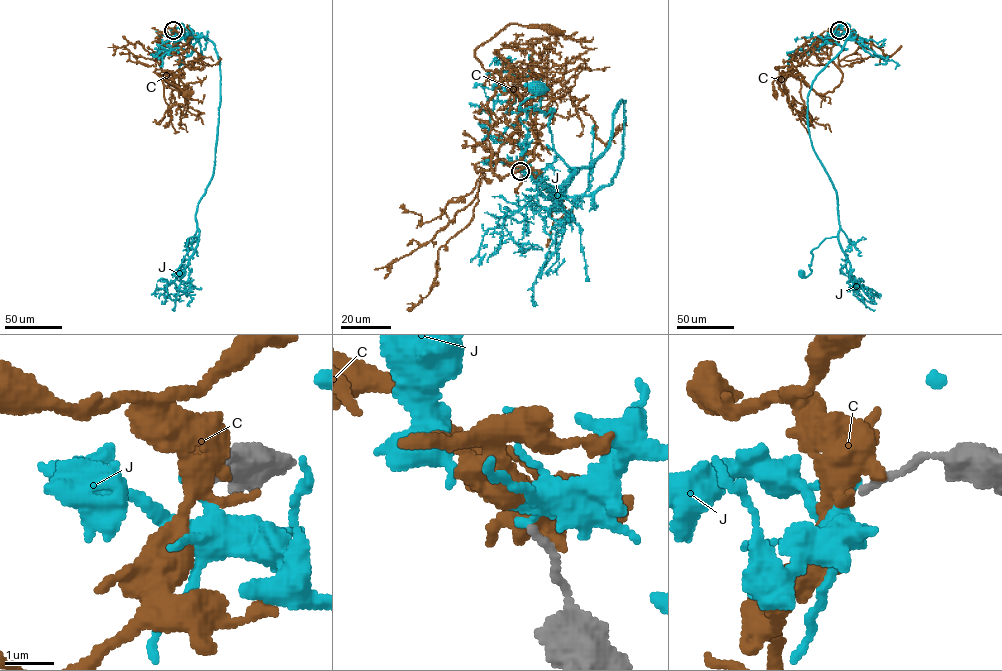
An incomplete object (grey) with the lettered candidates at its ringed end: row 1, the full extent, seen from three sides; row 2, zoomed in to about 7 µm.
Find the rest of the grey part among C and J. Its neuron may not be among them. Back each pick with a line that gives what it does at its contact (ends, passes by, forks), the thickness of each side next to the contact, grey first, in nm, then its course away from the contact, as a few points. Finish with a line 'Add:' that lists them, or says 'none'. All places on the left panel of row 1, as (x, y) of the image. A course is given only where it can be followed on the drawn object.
Add: none

